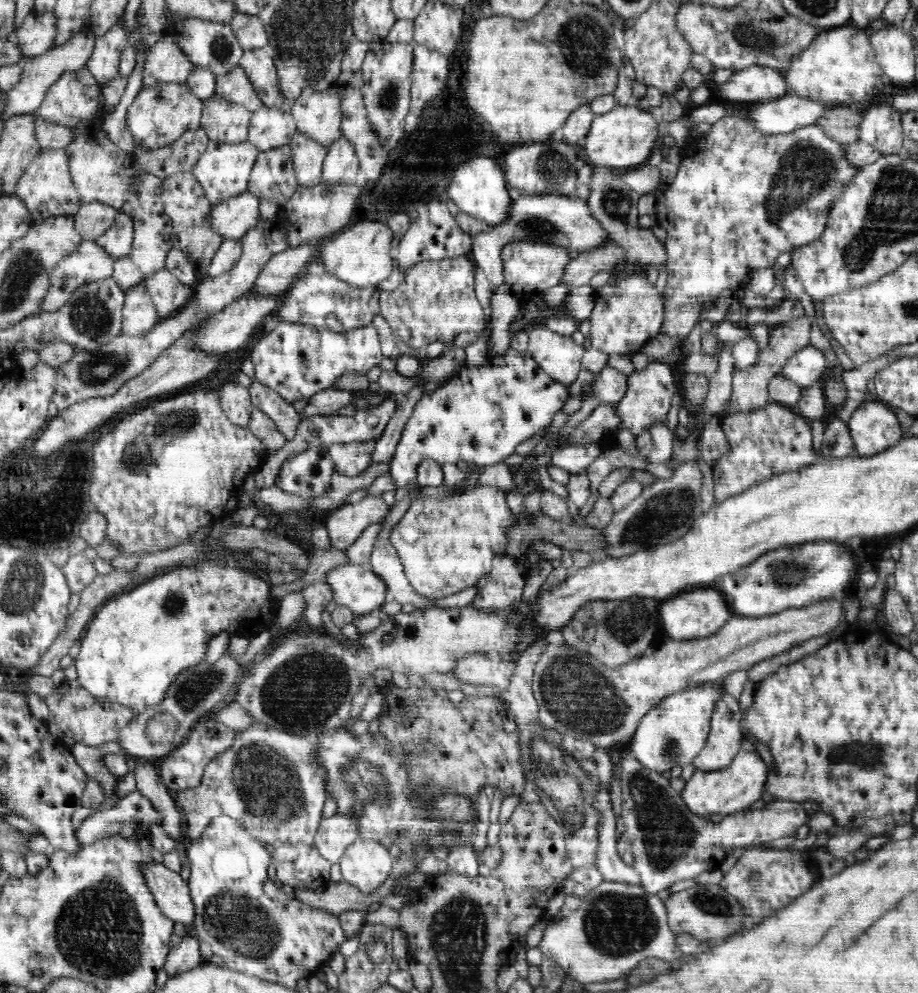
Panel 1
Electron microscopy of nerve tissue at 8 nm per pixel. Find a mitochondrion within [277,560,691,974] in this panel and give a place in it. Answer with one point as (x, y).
(573, 690)

